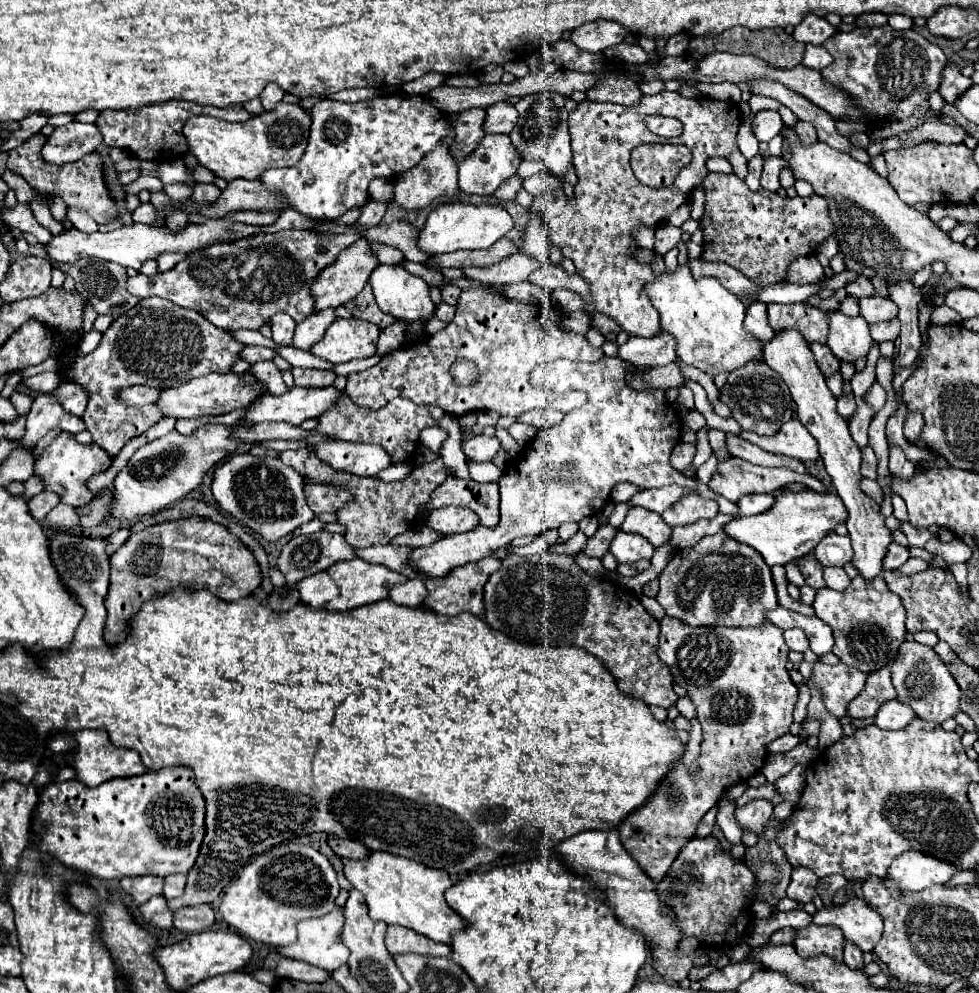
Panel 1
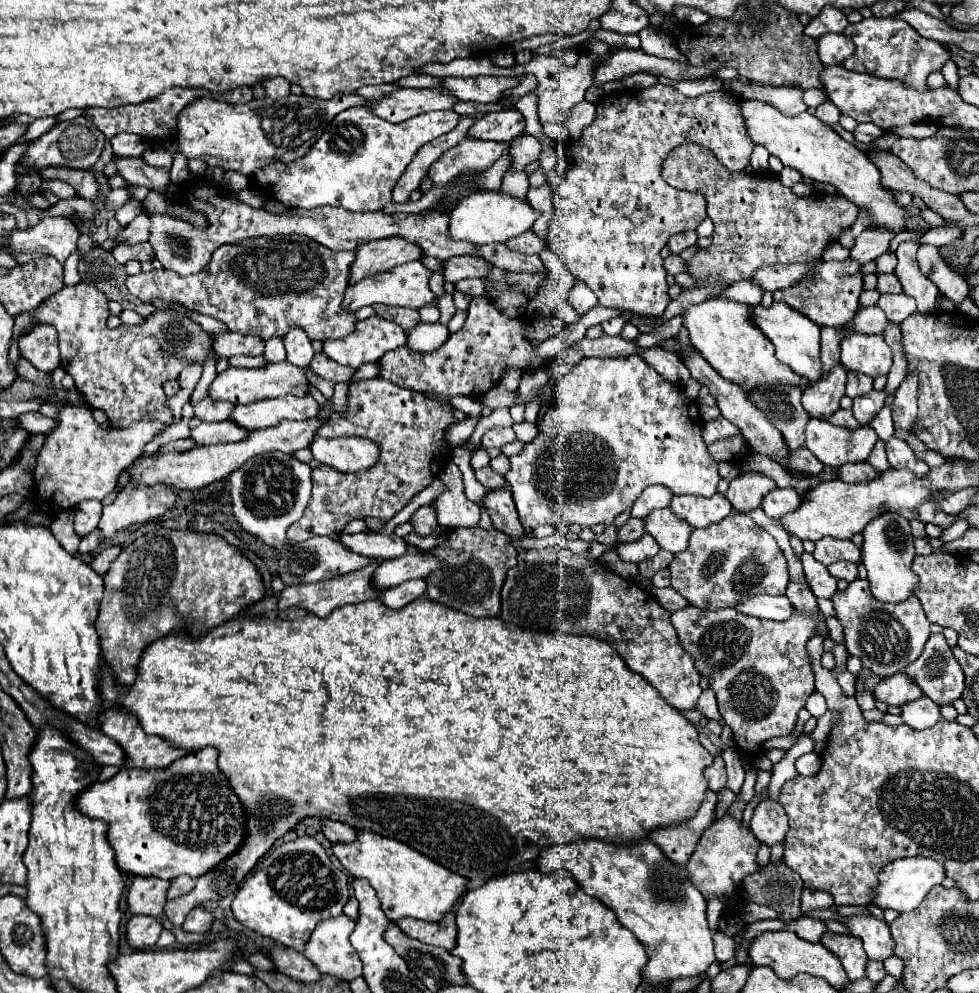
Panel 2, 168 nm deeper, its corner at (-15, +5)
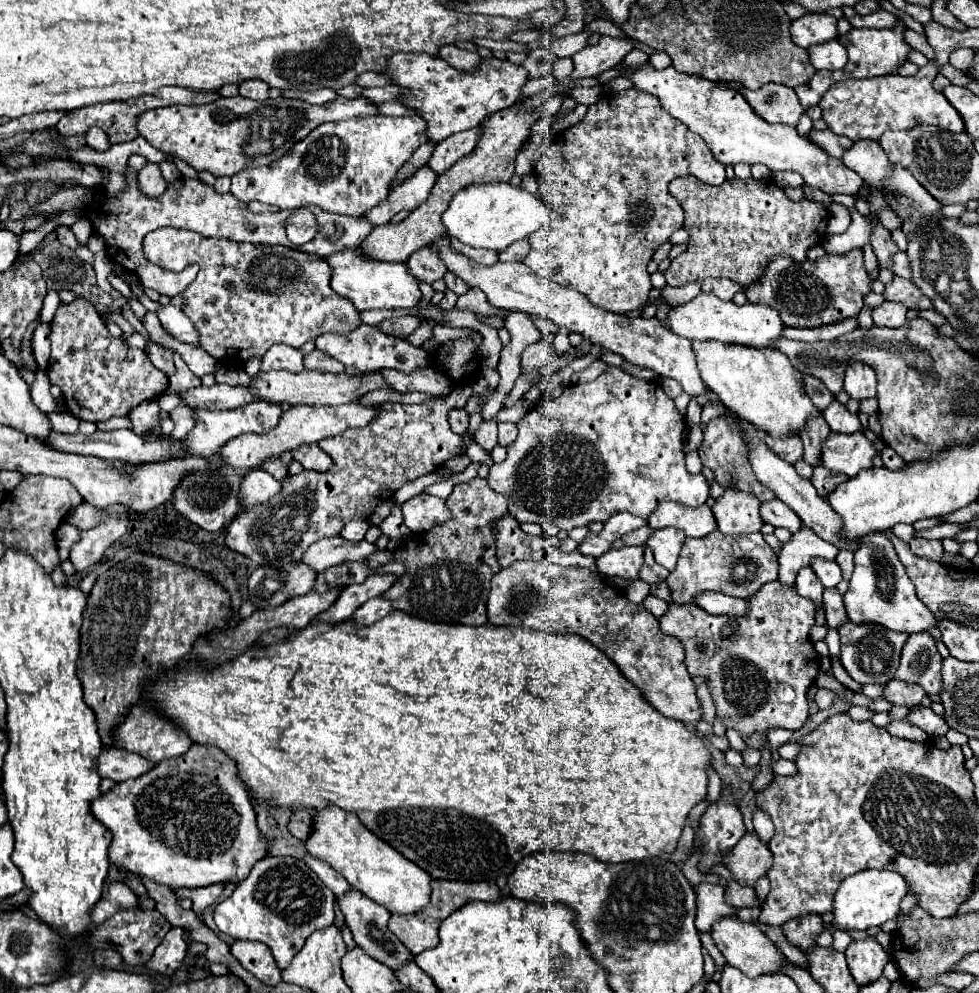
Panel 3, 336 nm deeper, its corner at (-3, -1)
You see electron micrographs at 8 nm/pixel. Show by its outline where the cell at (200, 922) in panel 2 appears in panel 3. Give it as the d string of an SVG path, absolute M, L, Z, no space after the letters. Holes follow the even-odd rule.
M172 927L170 933L164 937L164 941L156 947L154 955L146 963L146 969L152 973L160 973L164 977L170 977L184 961L186 957L186 943L182 939L182 929Z

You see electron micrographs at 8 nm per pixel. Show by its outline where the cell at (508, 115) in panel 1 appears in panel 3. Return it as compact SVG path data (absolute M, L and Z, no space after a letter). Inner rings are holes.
M480 127L476 129L468 129L468 131L460 131L460 133L454 133L452 137L440 141L436 147L434 147L434 153L428 161L428 167L432 167L432 171L436 175L444 173L446 169L450 169L458 159L462 159L464 155L468 155L474 147L476 147L476 141L480 139Z

